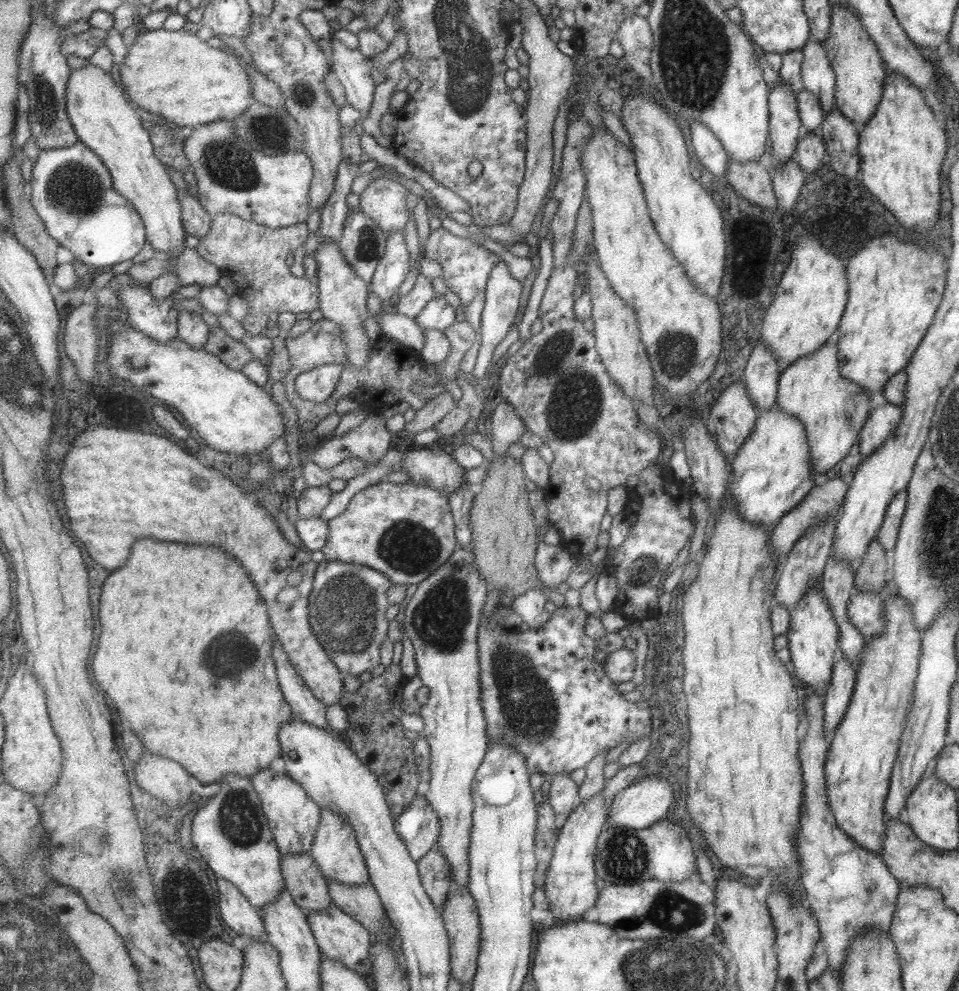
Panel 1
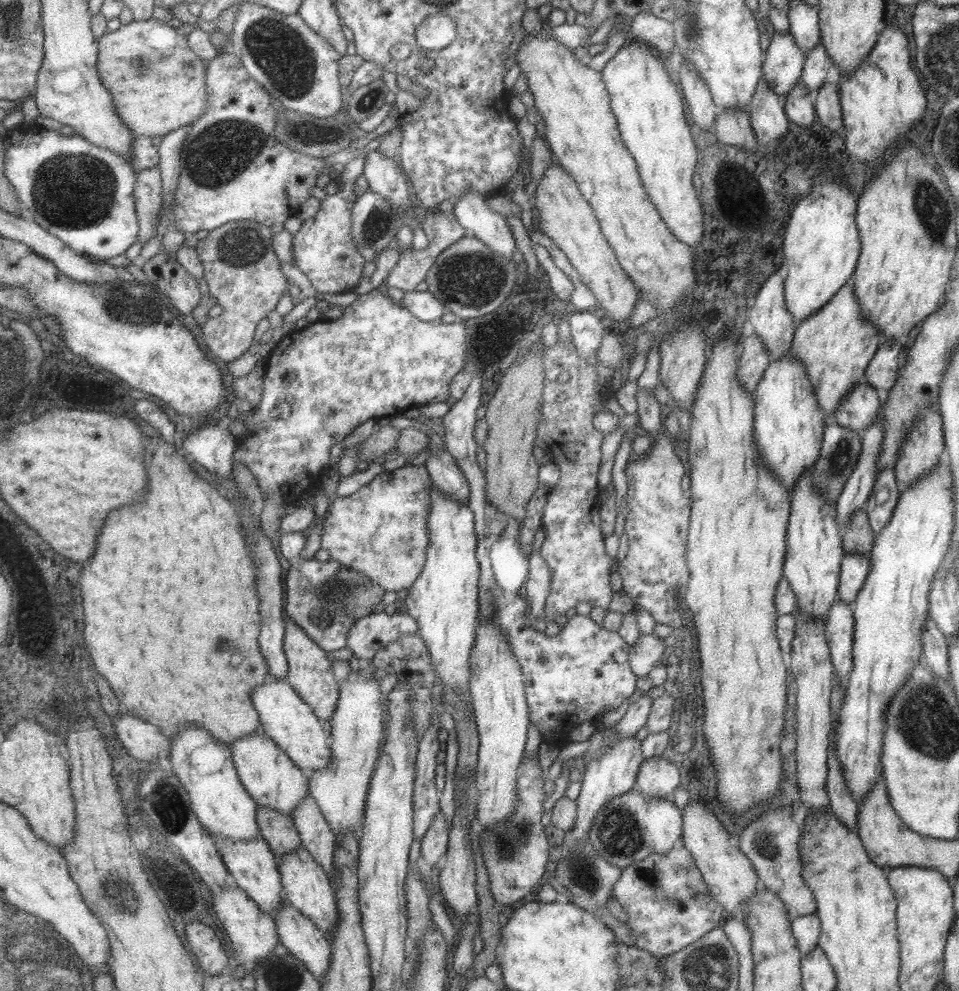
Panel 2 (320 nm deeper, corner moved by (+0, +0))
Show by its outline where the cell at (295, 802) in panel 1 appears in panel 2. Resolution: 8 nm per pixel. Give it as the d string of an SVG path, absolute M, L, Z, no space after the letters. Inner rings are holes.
M265 732L248 734L231 747L240 779L249 794L259 805L269 806L269 810L290 817L308 792L308 773L301 770Z

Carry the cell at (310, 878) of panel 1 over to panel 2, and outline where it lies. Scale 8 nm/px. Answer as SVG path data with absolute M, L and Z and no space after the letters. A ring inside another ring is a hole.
M259 805L257 819L260 820L261 836L269 844L277 860L282 854L301 848L297 830L290 817L269 810L269 806Z

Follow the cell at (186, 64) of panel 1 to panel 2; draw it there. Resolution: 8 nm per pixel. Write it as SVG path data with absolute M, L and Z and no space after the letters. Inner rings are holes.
M166 20L131 21L115 32L107 31L100 39L100 77L116 101L124 123L139 137L165 137L200 119L208 109L207 65L189 48L187 34Z

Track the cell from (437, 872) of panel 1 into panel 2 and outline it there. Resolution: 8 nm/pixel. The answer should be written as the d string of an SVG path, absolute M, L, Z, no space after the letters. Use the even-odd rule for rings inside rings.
M439 811L433 816L429 828L425 830L421 839L420 859L424 859L430 864L434 871L437 870L443 859L443 854L447 850L448 831L449 826Z

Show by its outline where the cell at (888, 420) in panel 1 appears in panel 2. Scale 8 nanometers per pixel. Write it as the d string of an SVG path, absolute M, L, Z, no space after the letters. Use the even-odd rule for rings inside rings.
M857 383L849 394L845 394L843 402L839 402L836 411L832 412L831 420L846 429L858 433L864 429L875 415L878 415L882 404L877 392L869 383Z

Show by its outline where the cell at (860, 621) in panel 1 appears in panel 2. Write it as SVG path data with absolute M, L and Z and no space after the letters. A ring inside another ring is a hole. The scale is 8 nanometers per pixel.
M844 553L838 574L838 598L850 603L869 572L868 556Z

